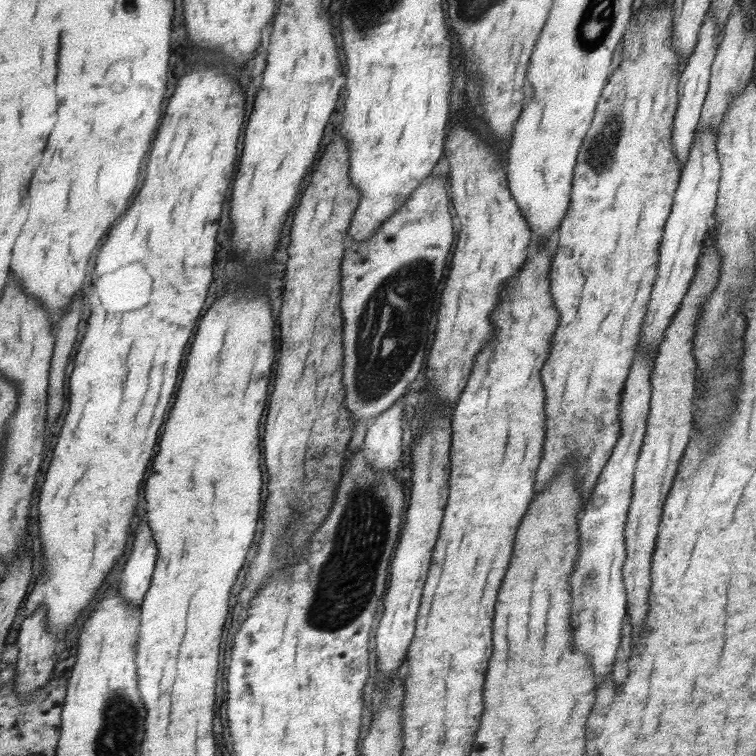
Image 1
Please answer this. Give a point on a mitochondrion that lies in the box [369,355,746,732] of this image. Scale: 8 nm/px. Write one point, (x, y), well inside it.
(590, 578)

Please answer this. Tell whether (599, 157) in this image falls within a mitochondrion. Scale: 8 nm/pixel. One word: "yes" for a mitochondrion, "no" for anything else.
yes

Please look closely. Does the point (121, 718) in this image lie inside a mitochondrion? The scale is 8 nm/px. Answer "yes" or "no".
yes

